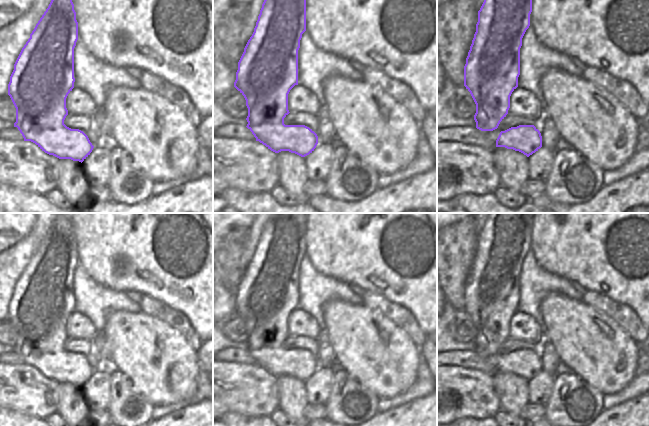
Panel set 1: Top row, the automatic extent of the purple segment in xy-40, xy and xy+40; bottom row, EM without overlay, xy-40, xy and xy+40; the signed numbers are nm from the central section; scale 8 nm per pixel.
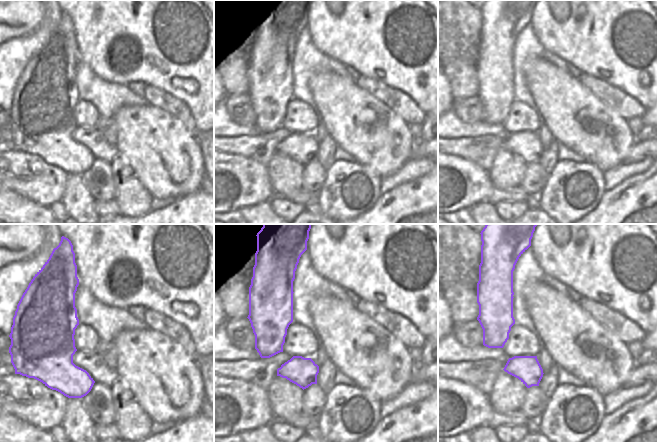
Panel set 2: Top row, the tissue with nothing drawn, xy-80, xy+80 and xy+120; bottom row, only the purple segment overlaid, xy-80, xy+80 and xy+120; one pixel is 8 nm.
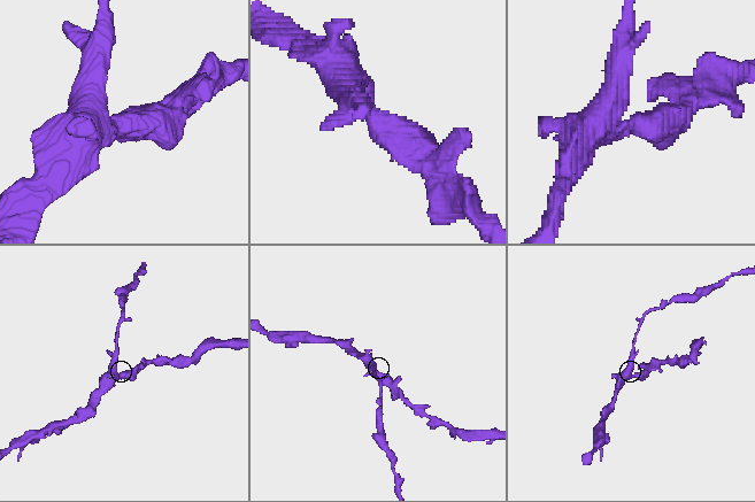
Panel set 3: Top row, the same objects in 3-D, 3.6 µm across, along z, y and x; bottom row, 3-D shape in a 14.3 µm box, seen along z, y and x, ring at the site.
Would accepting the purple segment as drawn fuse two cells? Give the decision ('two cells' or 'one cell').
one cell

